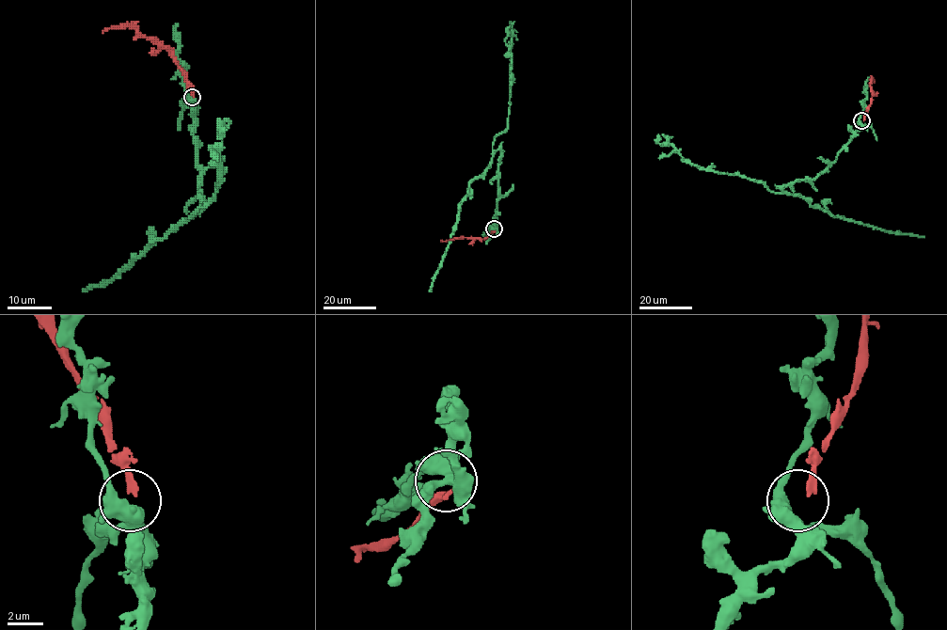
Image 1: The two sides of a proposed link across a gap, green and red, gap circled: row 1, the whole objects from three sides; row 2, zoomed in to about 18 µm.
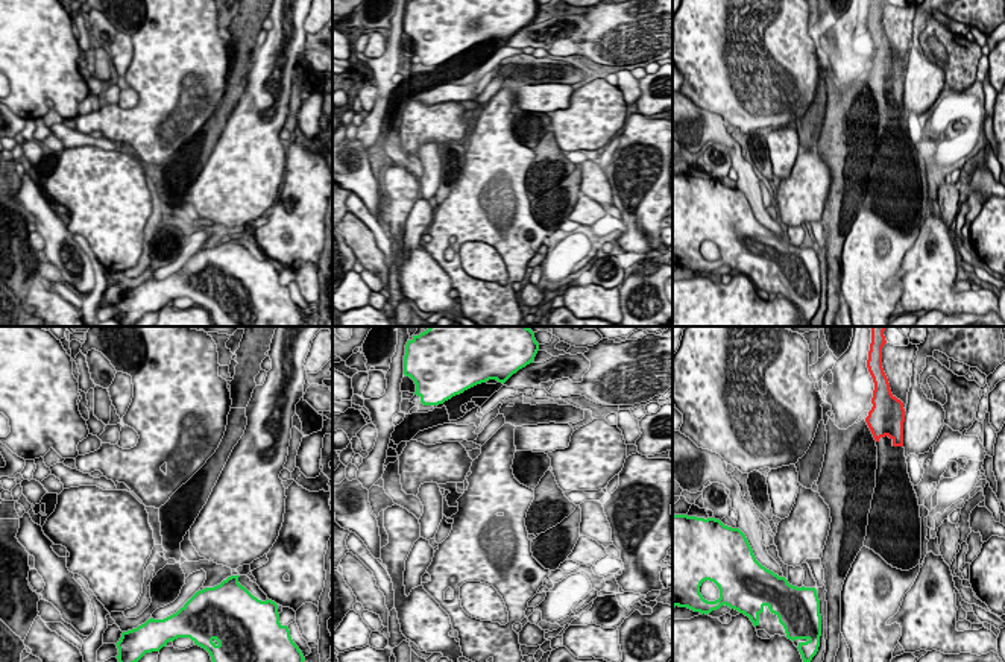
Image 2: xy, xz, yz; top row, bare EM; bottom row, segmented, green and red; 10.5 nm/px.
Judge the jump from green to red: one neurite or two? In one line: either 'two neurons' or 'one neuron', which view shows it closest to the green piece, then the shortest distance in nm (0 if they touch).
two neurons; nearest in yz; 1700 nm apart

